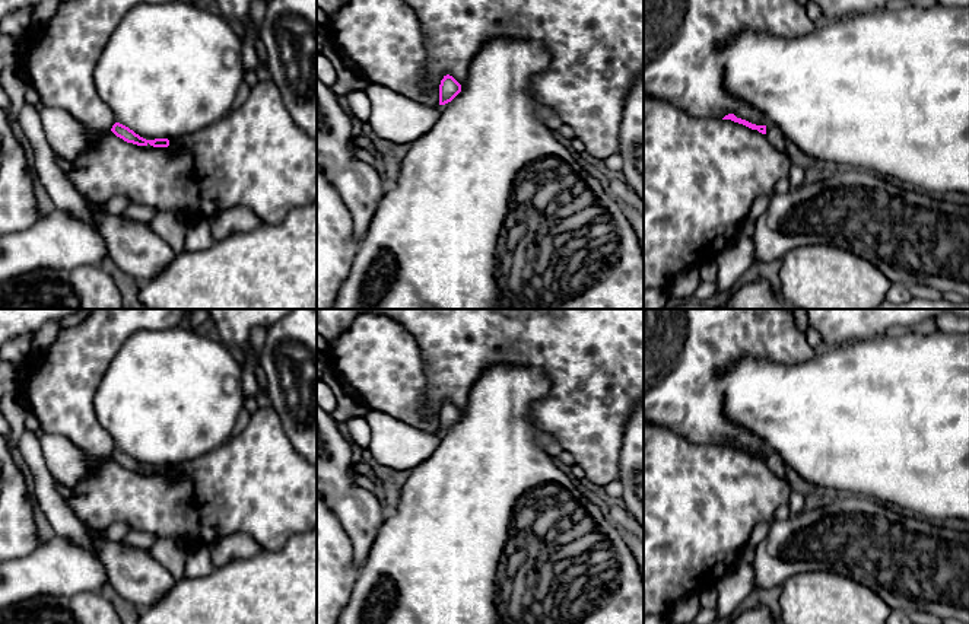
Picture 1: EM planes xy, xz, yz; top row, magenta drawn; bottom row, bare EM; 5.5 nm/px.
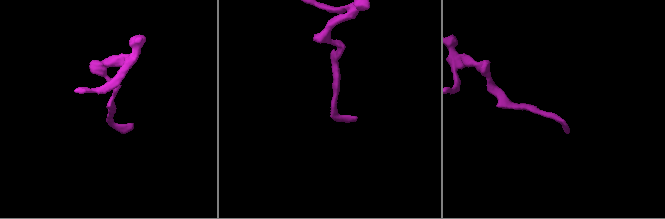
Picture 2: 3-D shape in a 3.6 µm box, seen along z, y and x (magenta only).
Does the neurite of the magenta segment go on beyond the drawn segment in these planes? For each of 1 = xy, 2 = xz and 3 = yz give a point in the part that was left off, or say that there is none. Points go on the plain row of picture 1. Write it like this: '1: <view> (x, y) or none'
1: none
2: none
3: none

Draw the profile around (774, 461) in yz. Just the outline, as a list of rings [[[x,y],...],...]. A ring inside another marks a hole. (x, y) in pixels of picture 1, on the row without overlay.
[[[768,452],[766,453],[766,465],[768,468],[784,483],[787,483],[787,464],[782,461],[782,458],[776,452]]]

